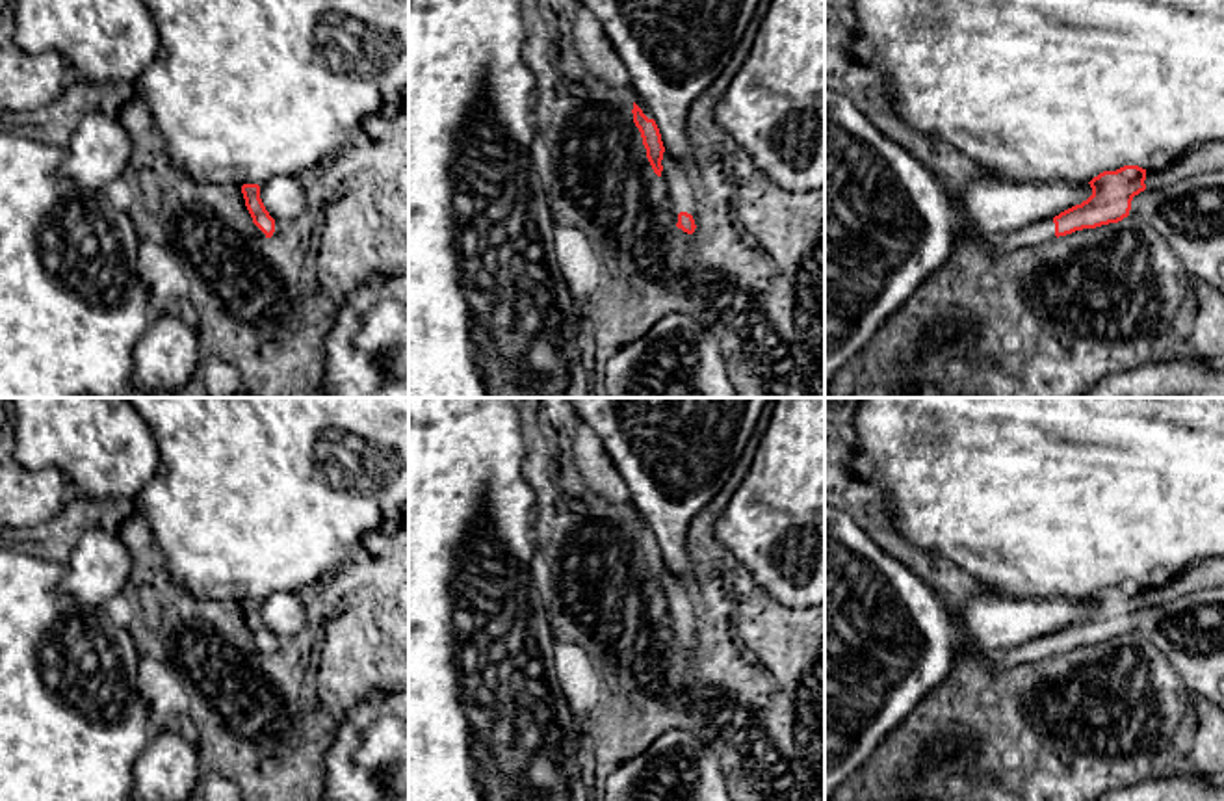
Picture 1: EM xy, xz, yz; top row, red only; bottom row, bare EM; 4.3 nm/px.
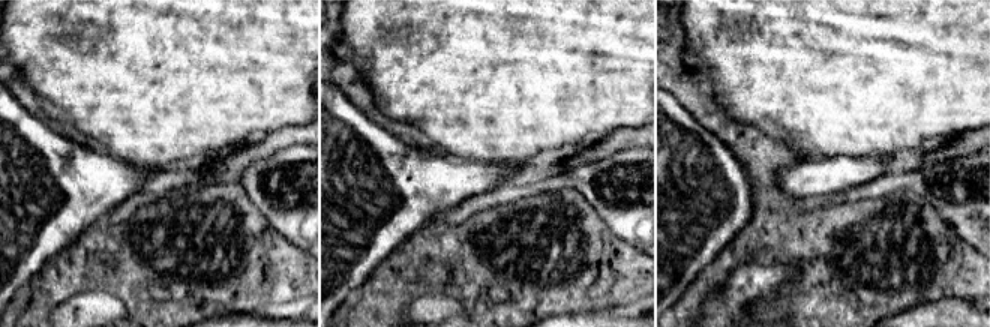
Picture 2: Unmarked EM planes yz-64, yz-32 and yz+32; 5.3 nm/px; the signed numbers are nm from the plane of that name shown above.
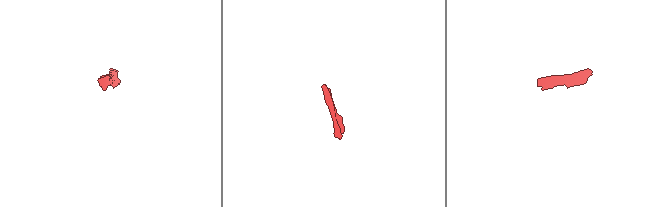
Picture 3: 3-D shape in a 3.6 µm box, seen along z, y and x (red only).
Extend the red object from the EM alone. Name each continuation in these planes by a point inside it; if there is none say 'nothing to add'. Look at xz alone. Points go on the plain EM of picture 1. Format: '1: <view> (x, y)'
1: xz (680, 597)

